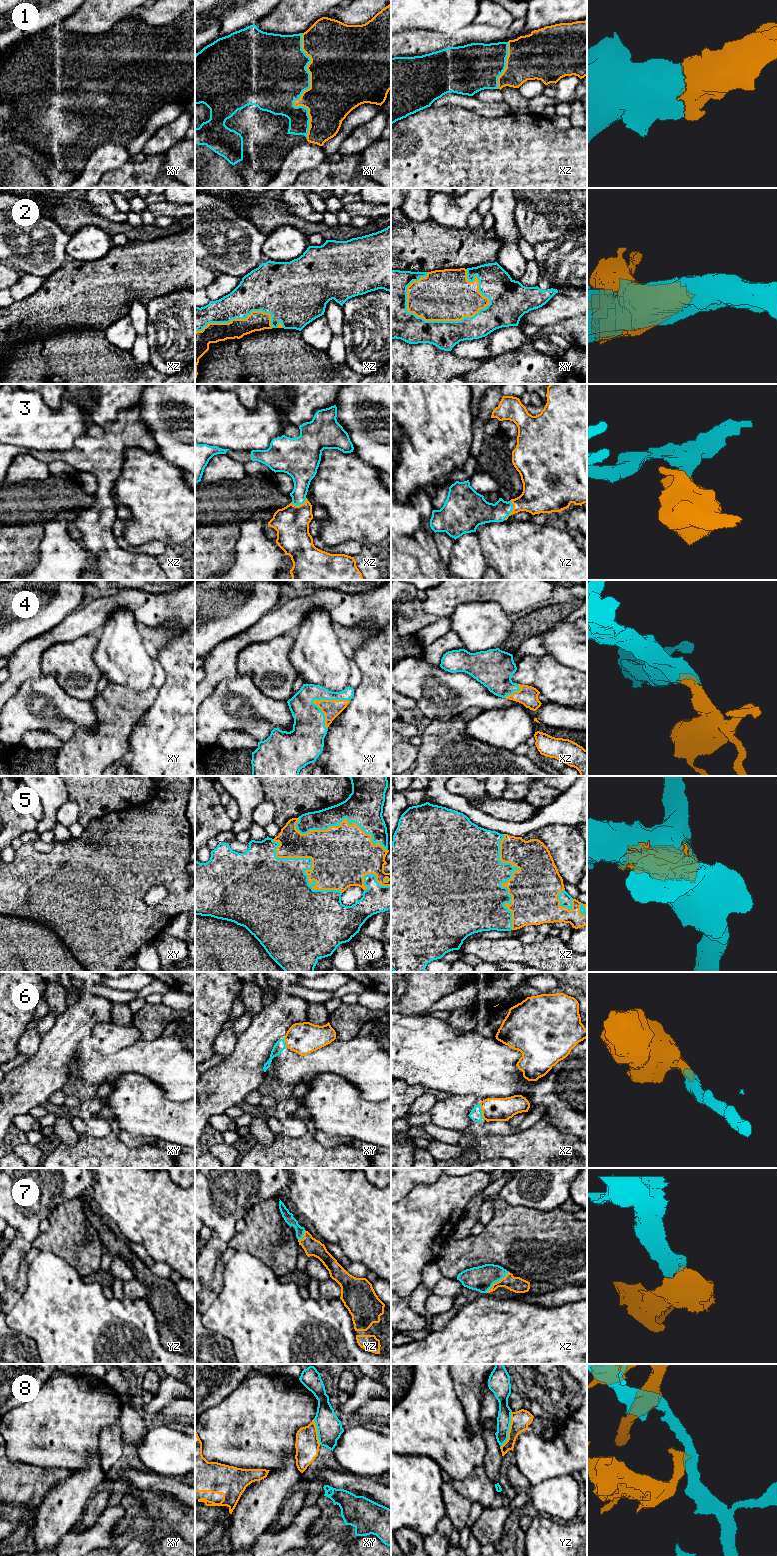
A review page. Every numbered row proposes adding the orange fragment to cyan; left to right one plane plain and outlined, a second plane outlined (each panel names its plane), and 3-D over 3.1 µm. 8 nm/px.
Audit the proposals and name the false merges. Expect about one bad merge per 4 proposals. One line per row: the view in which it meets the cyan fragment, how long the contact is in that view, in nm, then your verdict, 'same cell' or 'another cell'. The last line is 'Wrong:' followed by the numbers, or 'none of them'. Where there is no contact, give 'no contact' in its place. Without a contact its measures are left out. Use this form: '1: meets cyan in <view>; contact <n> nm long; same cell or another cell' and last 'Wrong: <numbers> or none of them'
1: meets cyan in xy; contact 850 nm long; same cell
2: meets cyan in xy; contact 700 nm long; same cell
3: meets cyan in yz; contact 170 nm long; same cell
4: meets cyan in xy; contact 300 nm long; same cell
5: meets cyan in xy; contact 700 nm long; same cell
6: meets cyan in xz; contact 120 nm long; same cell
7: meets cyan in xz; contact 260 nm long; same cell
8: meets cyan in yz; contact 300 nm long; another cell
Wrong: 8

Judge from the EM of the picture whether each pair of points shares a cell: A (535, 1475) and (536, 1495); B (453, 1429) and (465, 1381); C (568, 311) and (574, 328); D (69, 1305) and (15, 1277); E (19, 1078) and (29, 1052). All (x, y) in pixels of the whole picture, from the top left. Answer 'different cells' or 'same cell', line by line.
A: different cells
B: different cells
C: different cells
D: different cells
E: different cells

